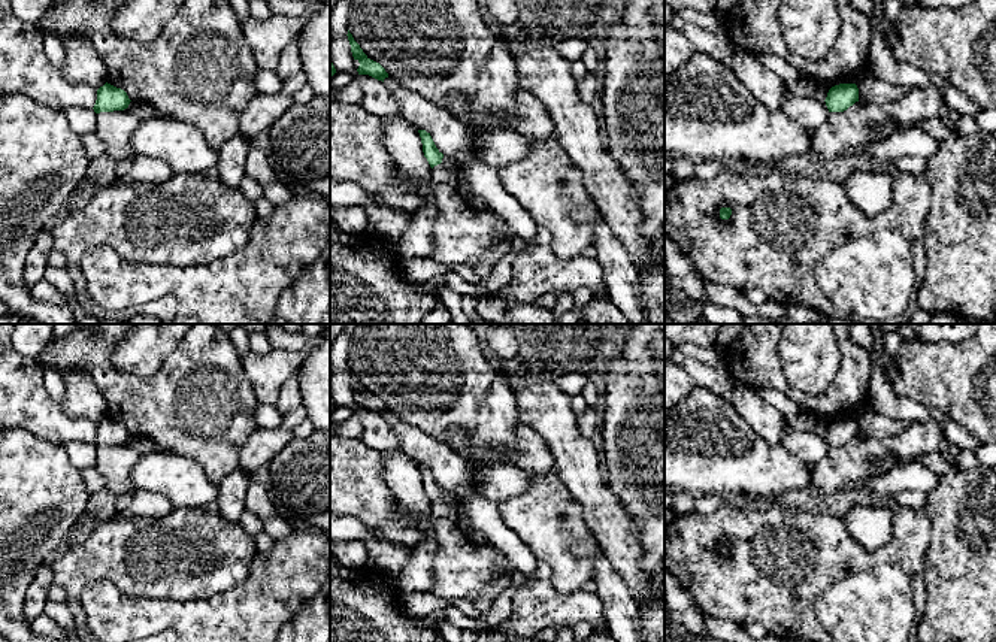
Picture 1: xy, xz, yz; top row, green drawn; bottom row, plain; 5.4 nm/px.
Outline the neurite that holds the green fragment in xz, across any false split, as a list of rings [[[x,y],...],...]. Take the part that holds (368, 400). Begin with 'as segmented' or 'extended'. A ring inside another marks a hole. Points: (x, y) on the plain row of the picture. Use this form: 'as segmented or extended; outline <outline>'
as segmented; outline [[[348,364],[346,370],[348,370],[348,375],[349,375],[349,379],[351,379],[352,391],[354,391],[354,394],[357,394],[360,397],[360,400],[357,403],[358,409],[369,409],[369,411],[384,417],[384,414],[388,412],[388,408],[385,406],[385,403],[379,397],[370,394],[363,387],[363,384],[354,375],[352,369],[349,367],[349,364]]]

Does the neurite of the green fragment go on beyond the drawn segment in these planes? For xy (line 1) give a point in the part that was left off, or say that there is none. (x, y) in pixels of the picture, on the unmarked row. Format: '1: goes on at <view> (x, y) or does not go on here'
1: does not go on here

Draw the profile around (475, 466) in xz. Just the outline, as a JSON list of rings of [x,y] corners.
[[[466,458],[469,464],[469,484],[473,487],[479,487],[482,479],[482,472],[491,464],[491,463],[511,463],[509,460],[494,460],[494,461],[484,461],[484,460],[473,460]]]

